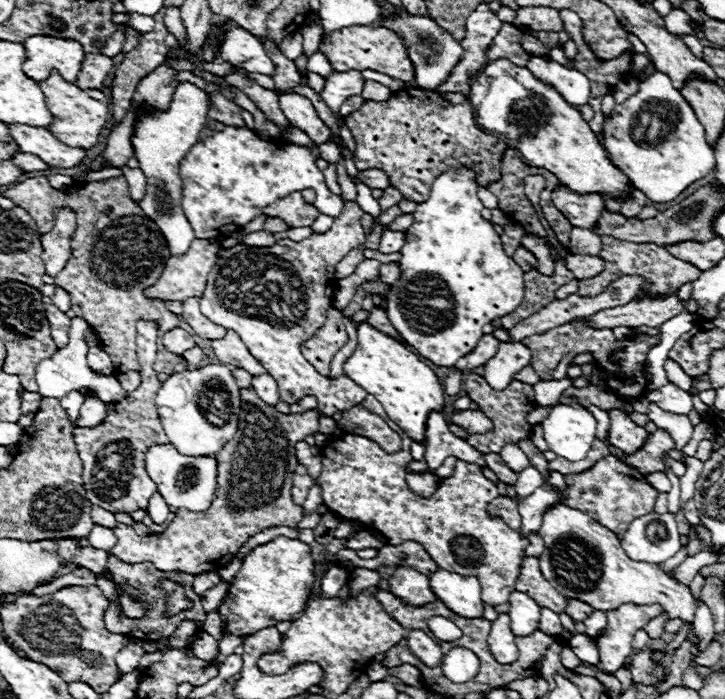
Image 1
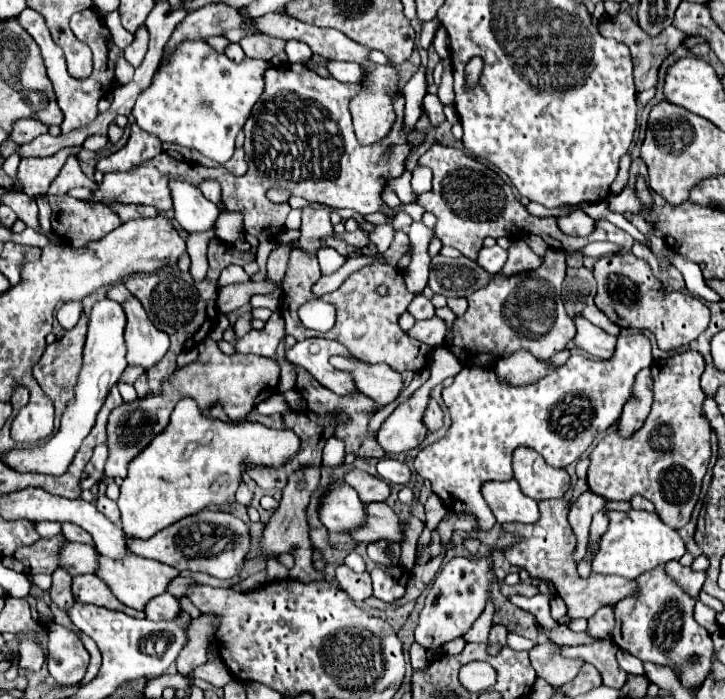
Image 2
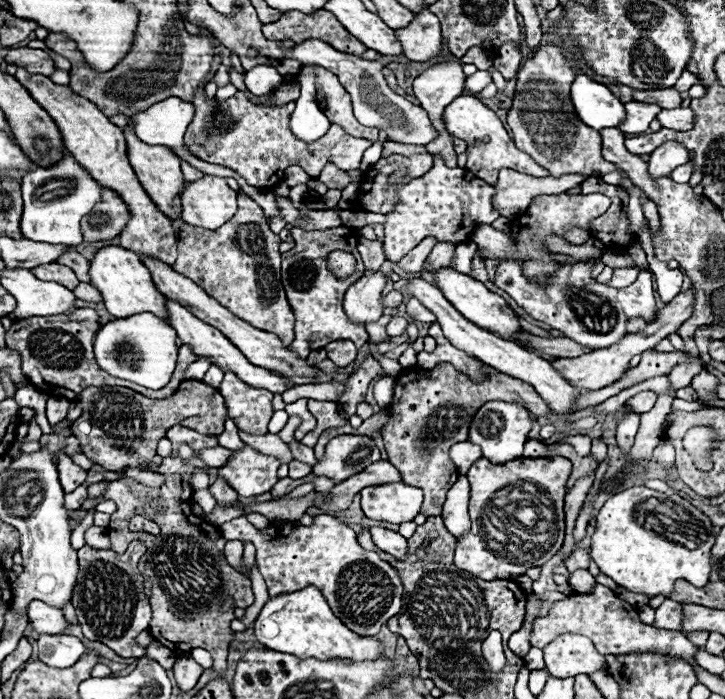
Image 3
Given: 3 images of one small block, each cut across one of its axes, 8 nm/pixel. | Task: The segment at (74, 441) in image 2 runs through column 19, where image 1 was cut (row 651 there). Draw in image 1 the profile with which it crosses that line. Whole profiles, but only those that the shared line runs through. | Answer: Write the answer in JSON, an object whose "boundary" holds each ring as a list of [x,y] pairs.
{"boundary":[[[452,648],[442,660],[442,672],[452,682],[468,682],[478,674],[478,658],[468,648]]]}

